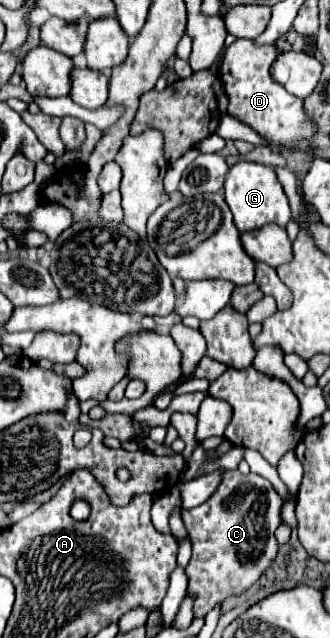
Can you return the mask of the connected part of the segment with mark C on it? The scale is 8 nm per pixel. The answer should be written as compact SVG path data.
M224 474L216 492L200 504L200 508L182 512L184 526L192 540L192 558L186 574L190 580L188 592L196 596L196 618L204 618L218 602L250 588L272 564L278 552L274 532L282 522L280 510L282 498L262 476Z

